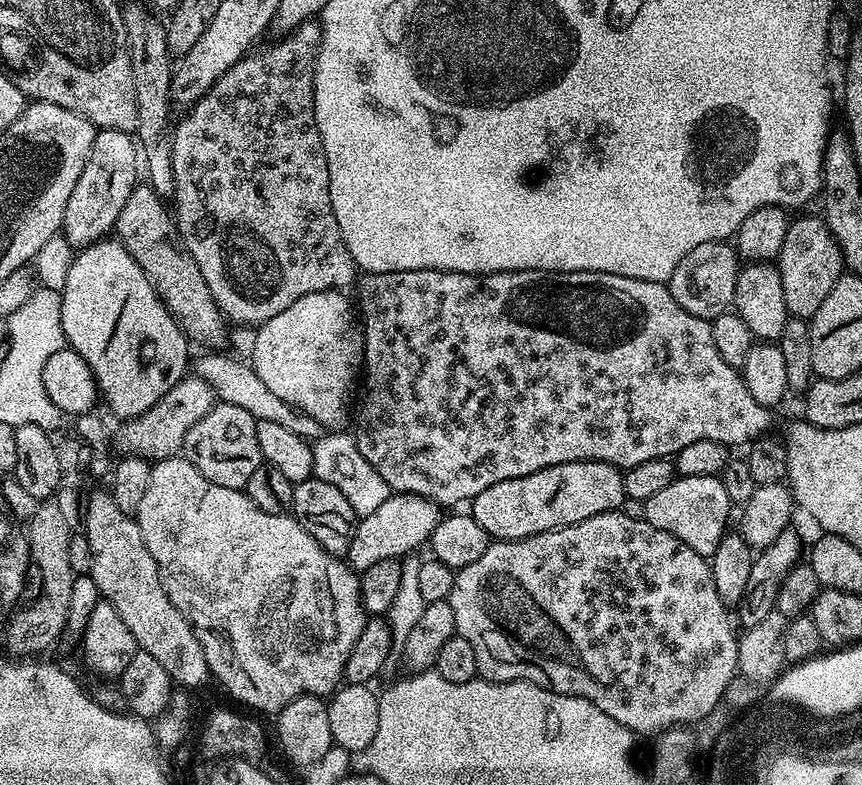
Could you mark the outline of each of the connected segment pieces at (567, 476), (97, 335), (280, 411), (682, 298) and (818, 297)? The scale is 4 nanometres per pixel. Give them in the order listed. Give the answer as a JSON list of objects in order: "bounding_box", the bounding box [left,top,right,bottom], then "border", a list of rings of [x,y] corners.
[{"bounding_box":[470,460,625,541],"border":[[[583,460],[543,468],[534,474],[526,474],[522,478],[494,482],[494,486],[482,490],[482,494],[478,494],[471,500],[470,515],[478,522],[478,526],[482,526],[482,530],[486,530],[486,534],[493,541],[521,540],[534,534],[549,532],[551,528],[565,528],[582,522],[586,518],[594,518],[594,514],[615,512],[623,505],[620,503],[625,503],[625,500],[624,477],[621,469],[606,462]]]},{"bounding_box":[59,239,190,421],"border":[[[119,239],[96,240],[79,249],[73,255],[65,288],[59,293],[62,330],[67,347],[82,354],[86,366],[90,366],[94,374],[103,403],[105,400],[109,410],[120,416],[121,421],[150,410],[150,406],[154,406],[179,380],[184,379],[190,368],[190,340],[181,328],[179,319],[160,300],[142,266],[131,257]]]},{"bounding_box":[194,356,321,442],"border":[[[200,356],[197,360],[195,357],[194,372],[210,385],[219,401],[242,406],[256,421],[275,422],[286,430],[294,430],[294,434],[303,436],[309,442],[315,441],[321,435],[321,426],[314,418],[310,418],[294,406],[282,402],[282,398],[278,398],[276,395],[270,394],[270,390],[266,390],[262,378],[258,378],[258,374],[252,371],[251,363],[244,361],[243,364],[242,361],[235,360],[232,356]]]},{"bounding_box":[666,240,741,322],"border":[[[723,240],[702,242],[702,246],[694,246],[694,250],[674,266],[674,274],[666,283],[674,302],[678,302],[682,310],[711,322],[733,307],[741,267],[738,253],[731,243]]]},{"bounding_box":[778,215,846,318],"border":[[[819,215],[800,216],[797,220],[795,217],[789,223],[778,257],[778,267],[782,294],[786,297],[788,314],[792,318],[811,318],[818,306],[822,306],[826,294],[834,290],[834,282],[838,282],[838,278],[846,272],[842,250]]]}]

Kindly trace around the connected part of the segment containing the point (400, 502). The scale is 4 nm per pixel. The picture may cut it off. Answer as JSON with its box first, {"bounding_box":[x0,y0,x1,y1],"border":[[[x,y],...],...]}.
{"bounding_box":[346,494,442,572],"border":[[[390,494],[374,514],[359,517],[346,557],[349,568],[365,572],[374,562],[386,562],[407,557],[419,544],[427,545],[432,539],[434,526],[442,519],[441,505],[421,496]]]}

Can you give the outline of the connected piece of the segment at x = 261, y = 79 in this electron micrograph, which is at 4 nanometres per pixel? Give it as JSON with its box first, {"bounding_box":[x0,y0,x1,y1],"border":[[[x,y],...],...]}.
{"bounding_box":[170,22,358,322],"border":[[[316,22],[299,24],[291,32],[281,35],[279,39],[277,44],[272,44],[269,48],[262,49],[261,52],[253,51],[243,60],[239,60],[226,74],[222,74],[222,78],[218,78],[216,85],[209,89],[201,100],[191,105],[185,111],[188,113],[177,124],[175,121],[170,132],[174,182],[176,183],[174,193],[176,229],[184,248],[201,268],[202,276],[209,284],[217,306],[225,317],[233,316],[236,320],[263,322],[274,318],[274,314],[282,314],[286,306],[294,306],[294,302],[298,302],[298,298],[306,294],[326,292],[332,289],[348,290],[358,280],[358,265],[350,254],[338,230],[338,222],[334,218],[334,210],[330,202],[330,174],[324,153],[324,137],[320,135],[316,125],[316,55],[322,47],[320,25]]]}

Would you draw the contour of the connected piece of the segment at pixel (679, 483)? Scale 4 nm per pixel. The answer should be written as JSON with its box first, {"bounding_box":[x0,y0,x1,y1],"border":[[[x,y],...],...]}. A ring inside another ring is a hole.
{"bounding_box":[642,476,734,558],"border":[[[680,476],[670,486],[658,490],[658,494],[650,494],[650,498],[642,501],[642,508],[642,519],[650,522],[650,526],[674,534],[678,542],[686,542],[699,556],[711,558],[729,531],[728,515],[734,509],[734,501],[728,497],[720,476]]]}

